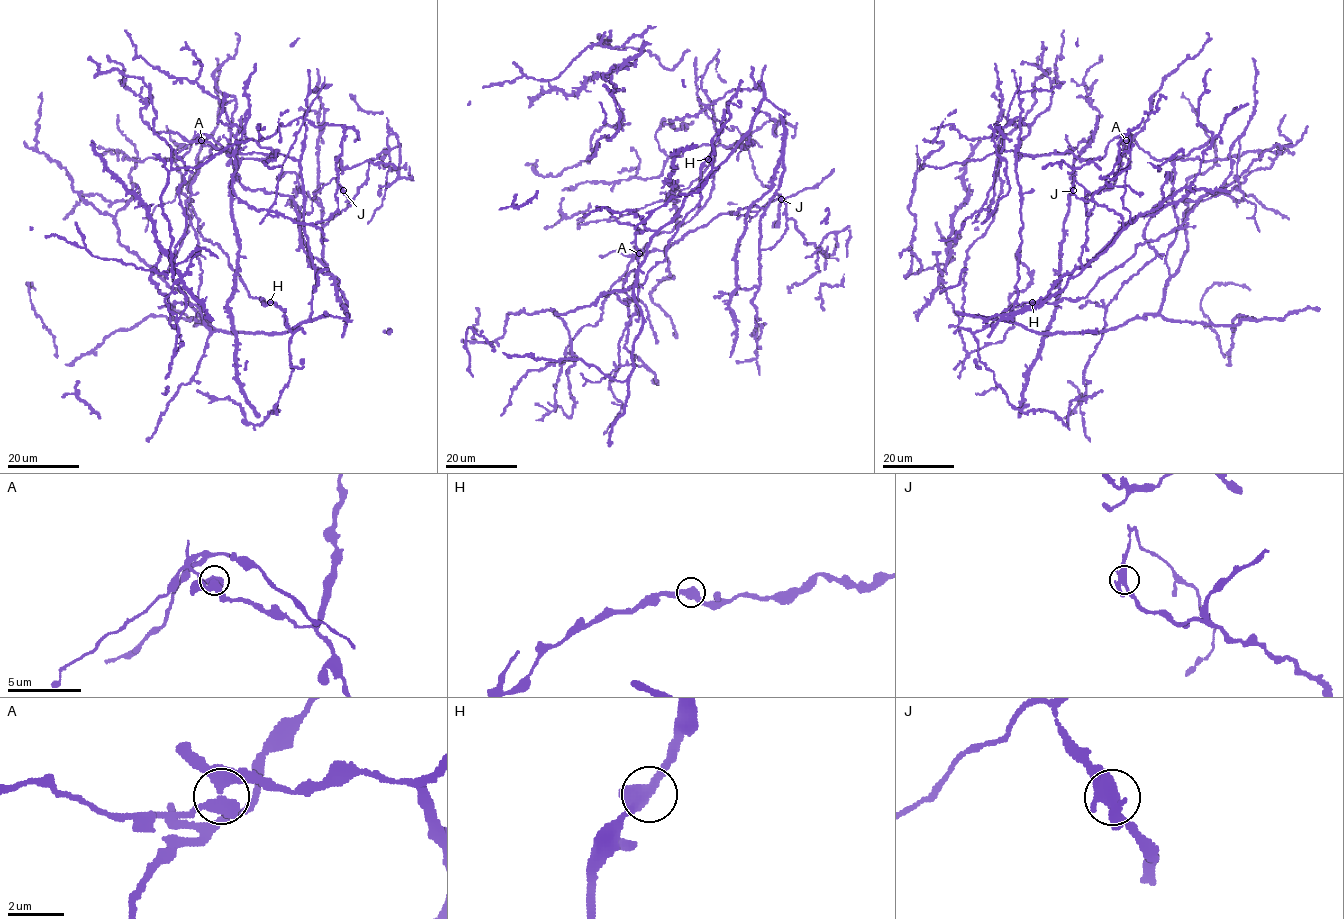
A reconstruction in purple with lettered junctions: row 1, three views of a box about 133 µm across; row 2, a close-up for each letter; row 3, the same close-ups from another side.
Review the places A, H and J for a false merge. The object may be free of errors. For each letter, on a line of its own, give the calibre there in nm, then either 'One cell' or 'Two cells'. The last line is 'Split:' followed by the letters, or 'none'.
A: Thickness 500 nm. One cell
H: Thickness 500 nm. One cell
J: Thickness 500 nm. Two cells
Split: J

